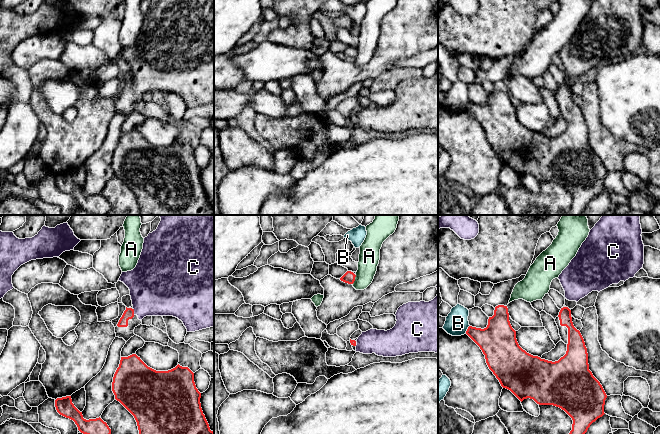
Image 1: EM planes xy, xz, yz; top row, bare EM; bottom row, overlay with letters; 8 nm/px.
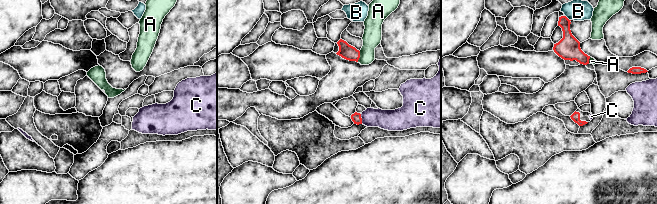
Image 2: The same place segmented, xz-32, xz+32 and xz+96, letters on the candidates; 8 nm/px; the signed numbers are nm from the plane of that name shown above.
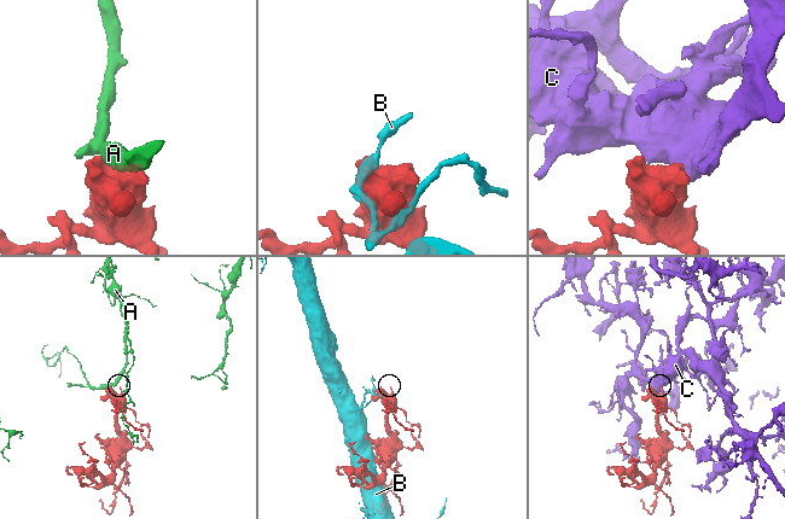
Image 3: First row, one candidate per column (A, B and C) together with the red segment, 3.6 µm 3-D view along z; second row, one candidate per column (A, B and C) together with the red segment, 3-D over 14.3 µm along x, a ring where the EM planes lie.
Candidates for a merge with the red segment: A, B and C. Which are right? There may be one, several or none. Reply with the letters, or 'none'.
C

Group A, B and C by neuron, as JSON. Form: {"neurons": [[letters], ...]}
{"neurons": [["A"], ["B"], ["C"]]}

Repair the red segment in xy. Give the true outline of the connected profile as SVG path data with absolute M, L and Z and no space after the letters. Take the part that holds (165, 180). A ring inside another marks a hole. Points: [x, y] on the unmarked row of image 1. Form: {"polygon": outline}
{"polygon": "M136 130L121 133L112 167L134 192L140 215L214 215L188 143L156 147Z"}

